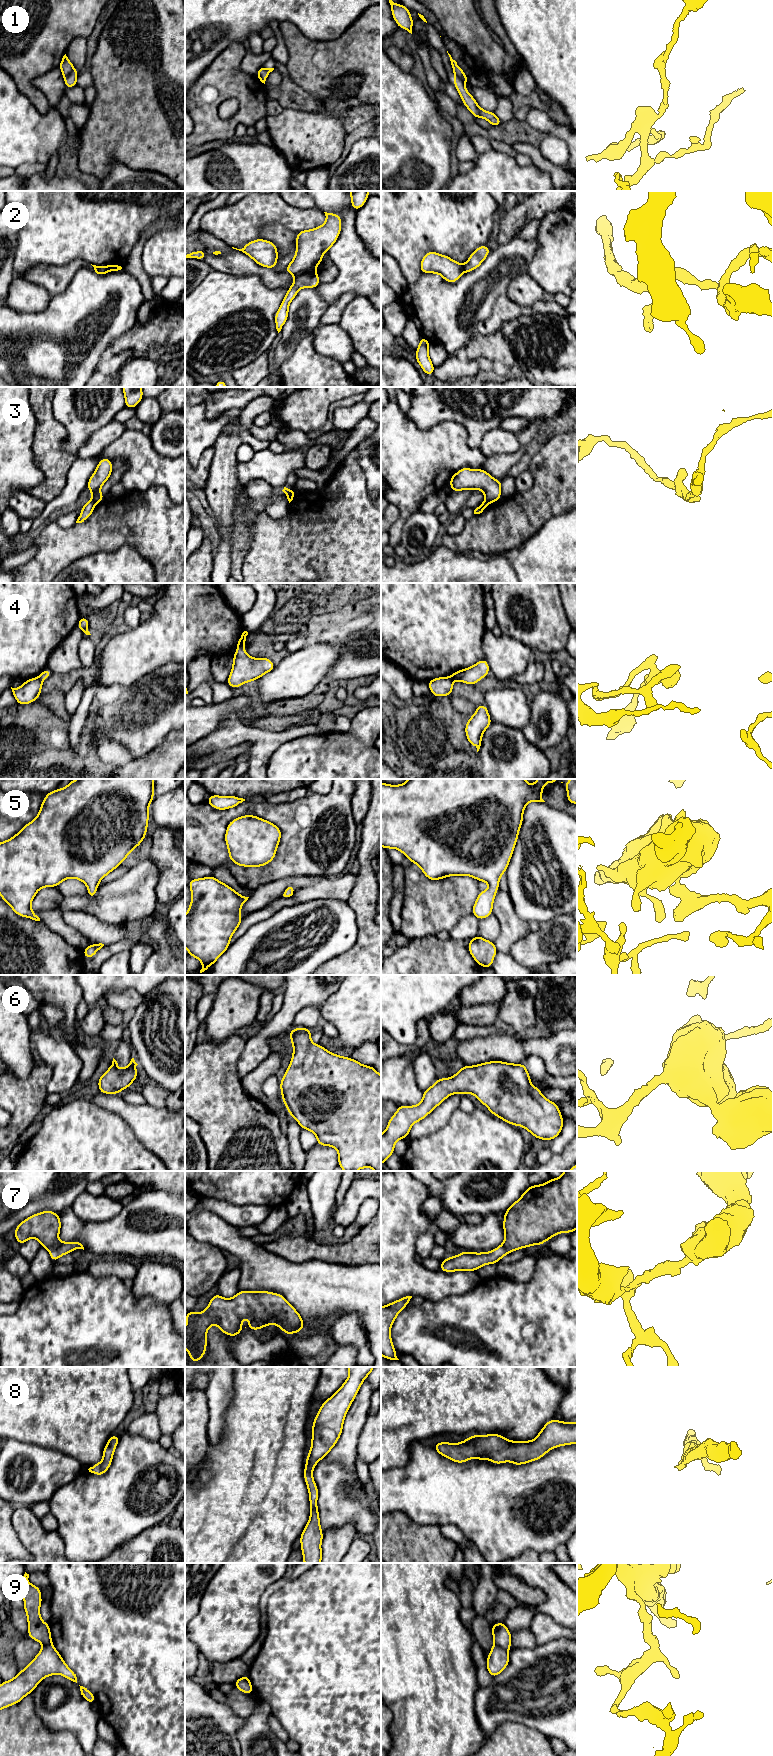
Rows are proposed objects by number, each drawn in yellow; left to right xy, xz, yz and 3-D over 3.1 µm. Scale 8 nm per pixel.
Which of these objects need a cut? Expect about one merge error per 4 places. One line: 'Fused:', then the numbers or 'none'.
Fused: 1, 2, 3, 4, 9

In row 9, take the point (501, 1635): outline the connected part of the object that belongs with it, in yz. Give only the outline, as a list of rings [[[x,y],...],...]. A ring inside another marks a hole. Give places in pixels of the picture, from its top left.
[[[504,1622],[491,1625],[494,1643],[505,1650],[511,1648],[511,1632]]]

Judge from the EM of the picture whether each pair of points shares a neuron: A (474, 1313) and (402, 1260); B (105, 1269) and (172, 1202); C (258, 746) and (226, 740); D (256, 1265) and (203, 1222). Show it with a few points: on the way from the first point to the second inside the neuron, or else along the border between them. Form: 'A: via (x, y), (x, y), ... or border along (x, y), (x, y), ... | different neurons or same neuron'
A: border along (472, 1289), (436, 1301), (426, 1301) | different neurons
B: border along (92, 1257), (126, 1257), (136, 1263) | different neurons
C: via (254, 737), (235, 736) | same neuron
D: via (243, 1252), (228, 1237), (216, 1231) | same neuron

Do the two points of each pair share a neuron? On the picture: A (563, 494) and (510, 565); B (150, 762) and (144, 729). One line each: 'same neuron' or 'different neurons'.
A: different neurons
B: different neurons

